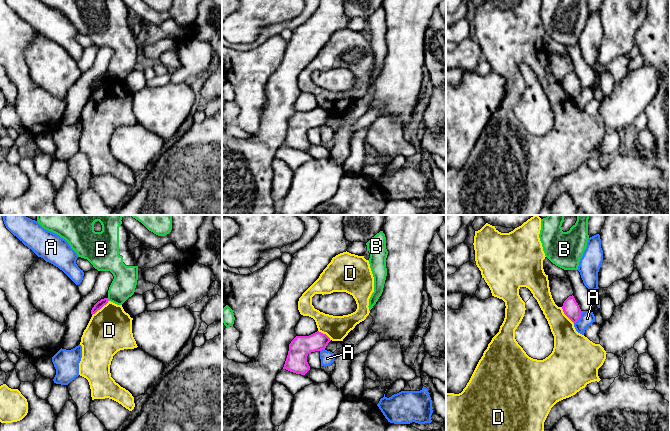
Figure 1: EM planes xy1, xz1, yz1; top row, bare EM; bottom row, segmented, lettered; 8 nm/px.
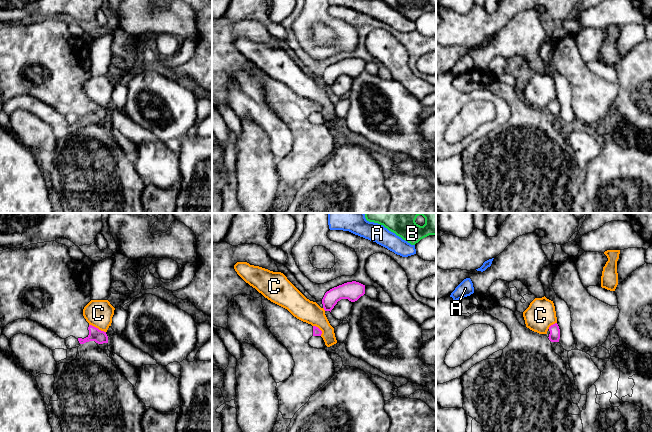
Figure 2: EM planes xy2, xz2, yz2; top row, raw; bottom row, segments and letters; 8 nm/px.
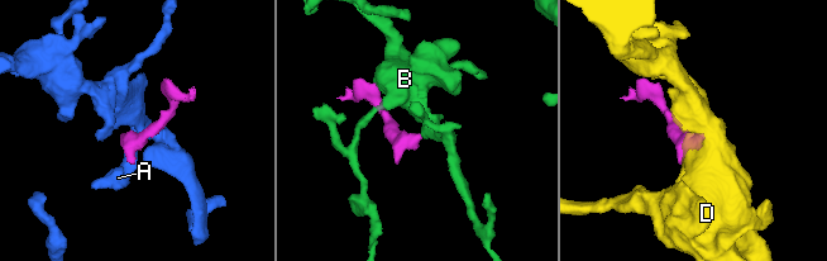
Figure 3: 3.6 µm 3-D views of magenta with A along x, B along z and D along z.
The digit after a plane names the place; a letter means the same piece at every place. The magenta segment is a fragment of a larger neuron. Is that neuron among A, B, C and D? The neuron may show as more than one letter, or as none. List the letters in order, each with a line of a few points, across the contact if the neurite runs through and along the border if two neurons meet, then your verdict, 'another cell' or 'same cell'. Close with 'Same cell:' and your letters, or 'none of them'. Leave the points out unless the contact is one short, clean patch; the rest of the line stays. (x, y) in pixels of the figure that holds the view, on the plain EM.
A: line yz1 (582, 87), (574, 99); another cell
B: line xy1 (107, 74), (109, 76); another cell
C: line xy2 (89, 100), (105, 108); another cell
D: line xy1 (108, 76), (92, 91); another cell
Same cell: none of them

